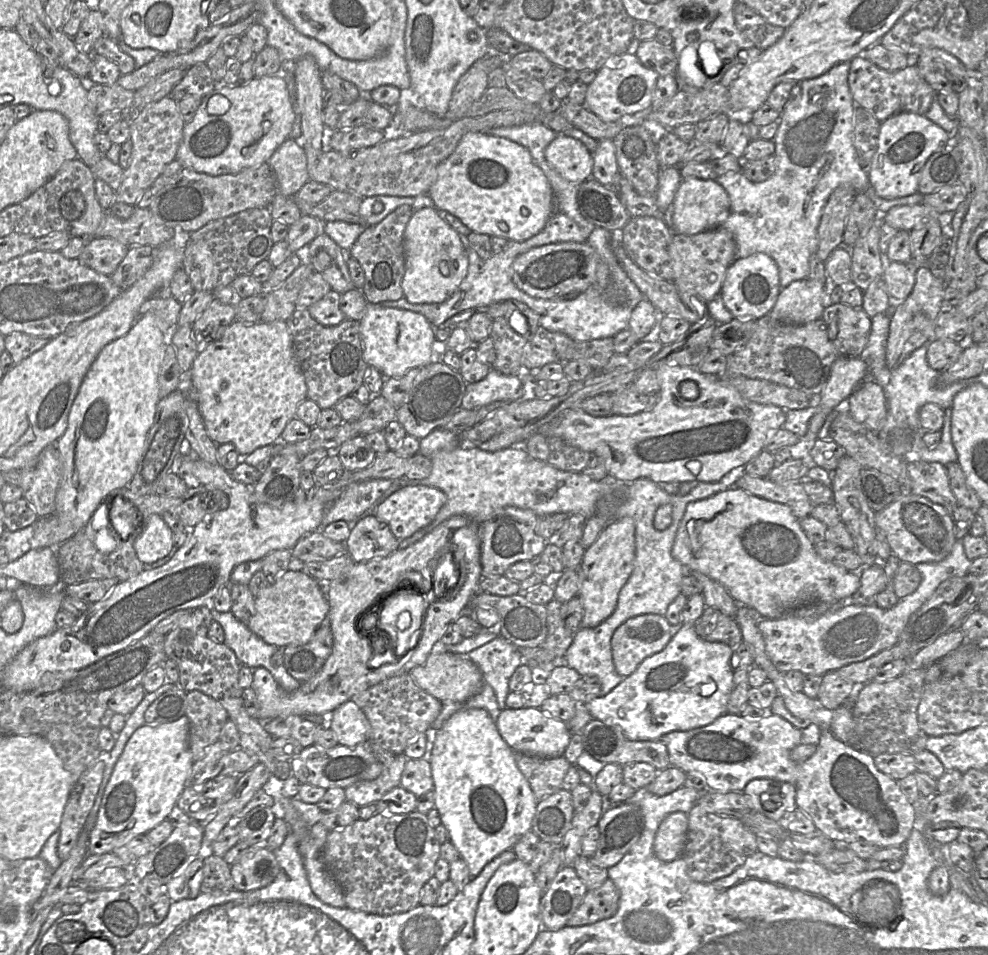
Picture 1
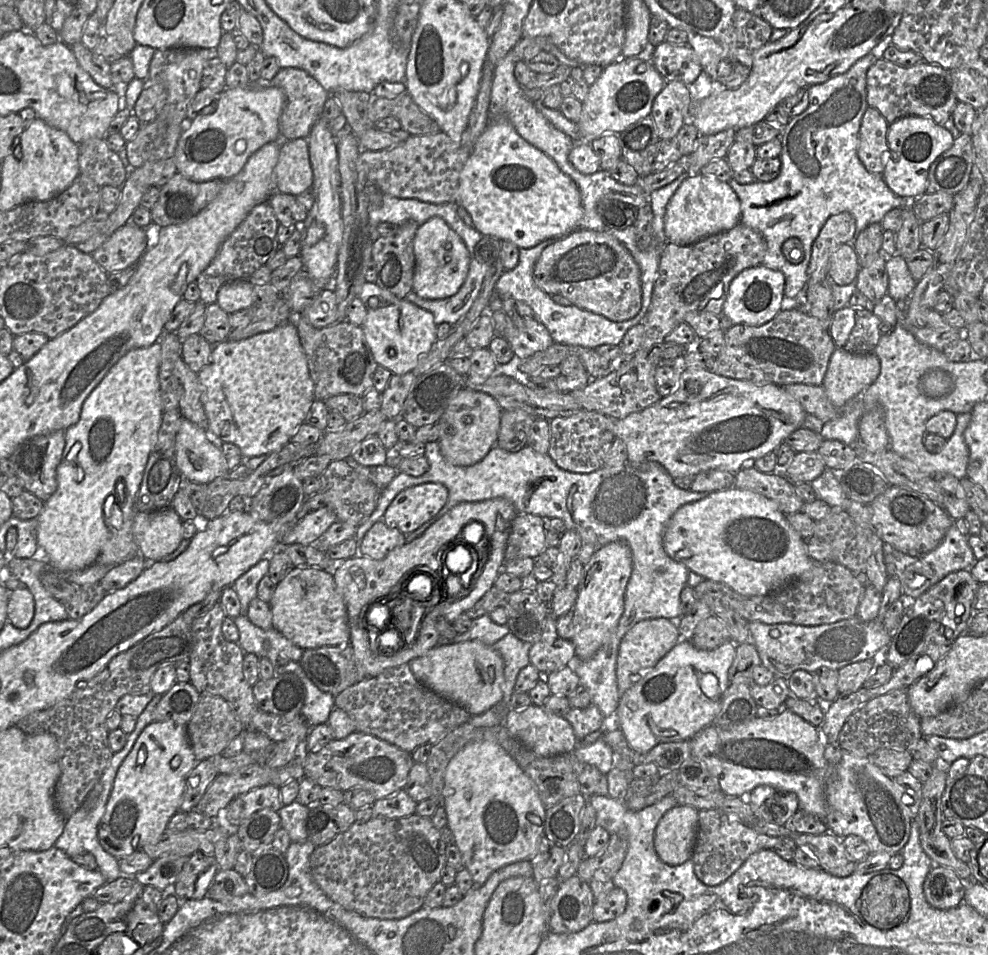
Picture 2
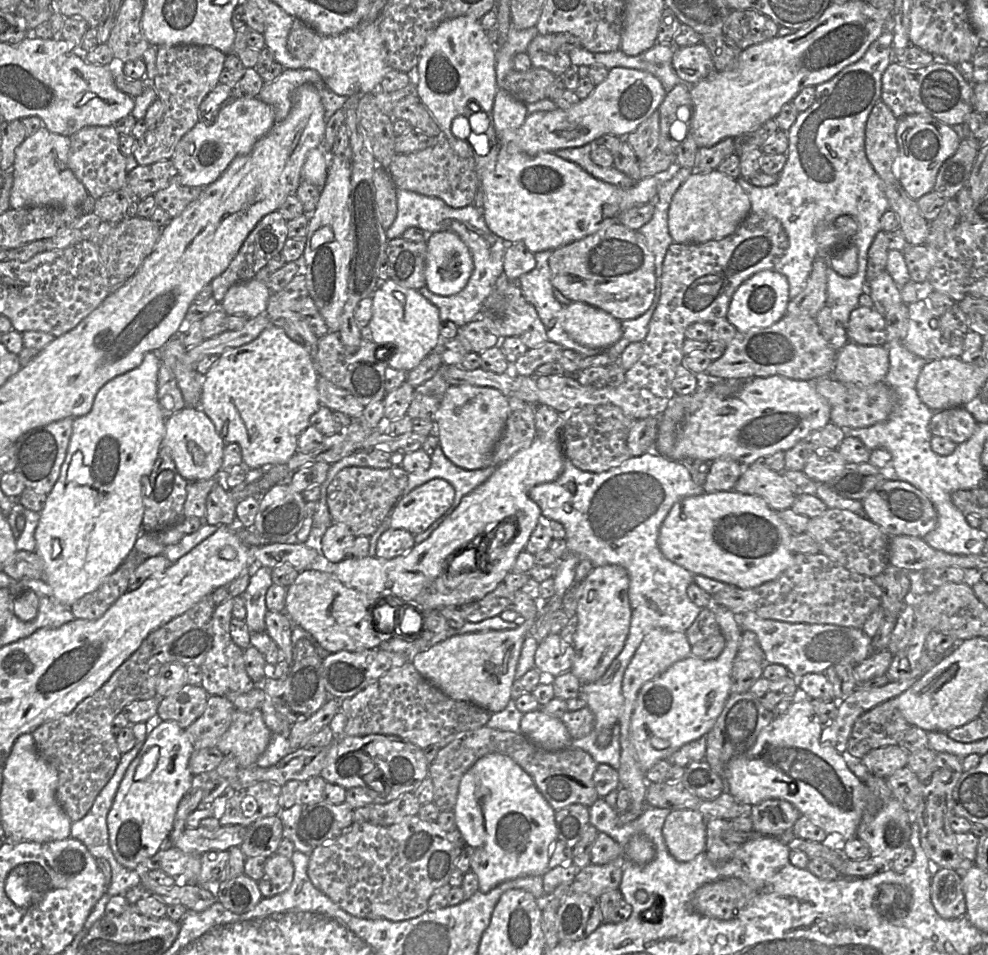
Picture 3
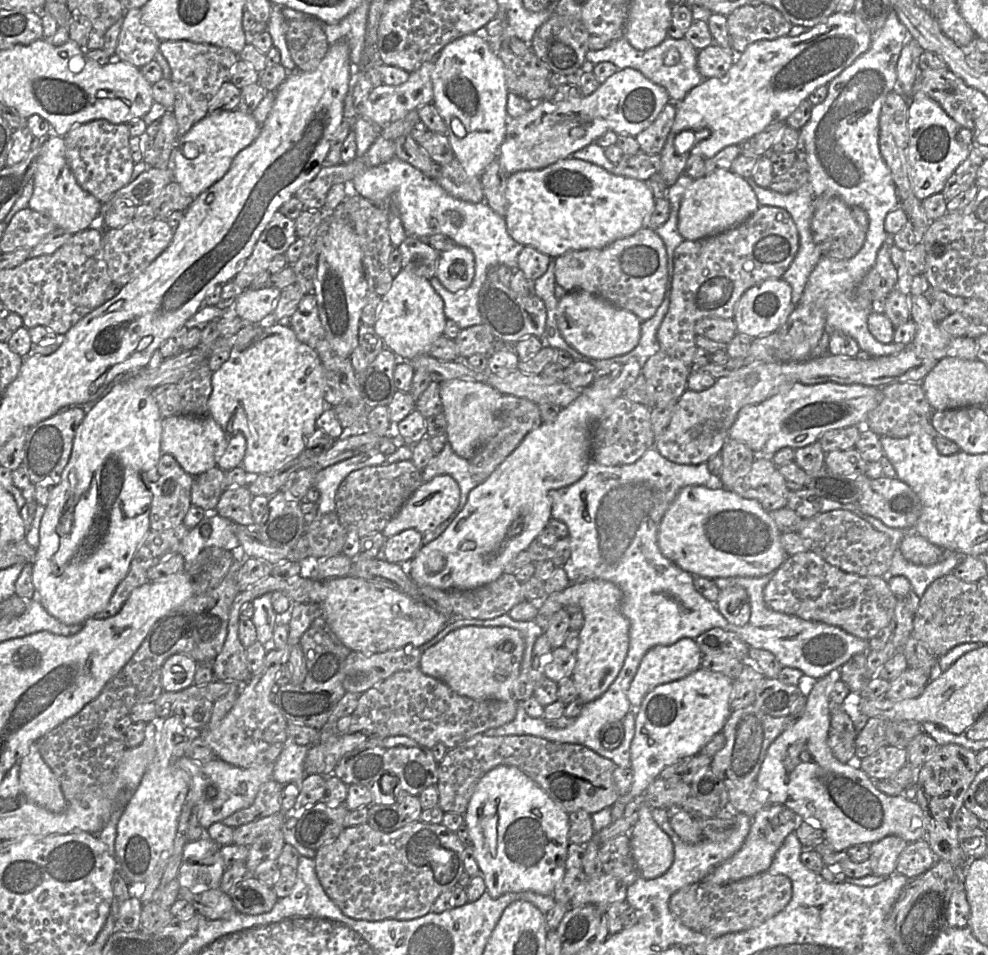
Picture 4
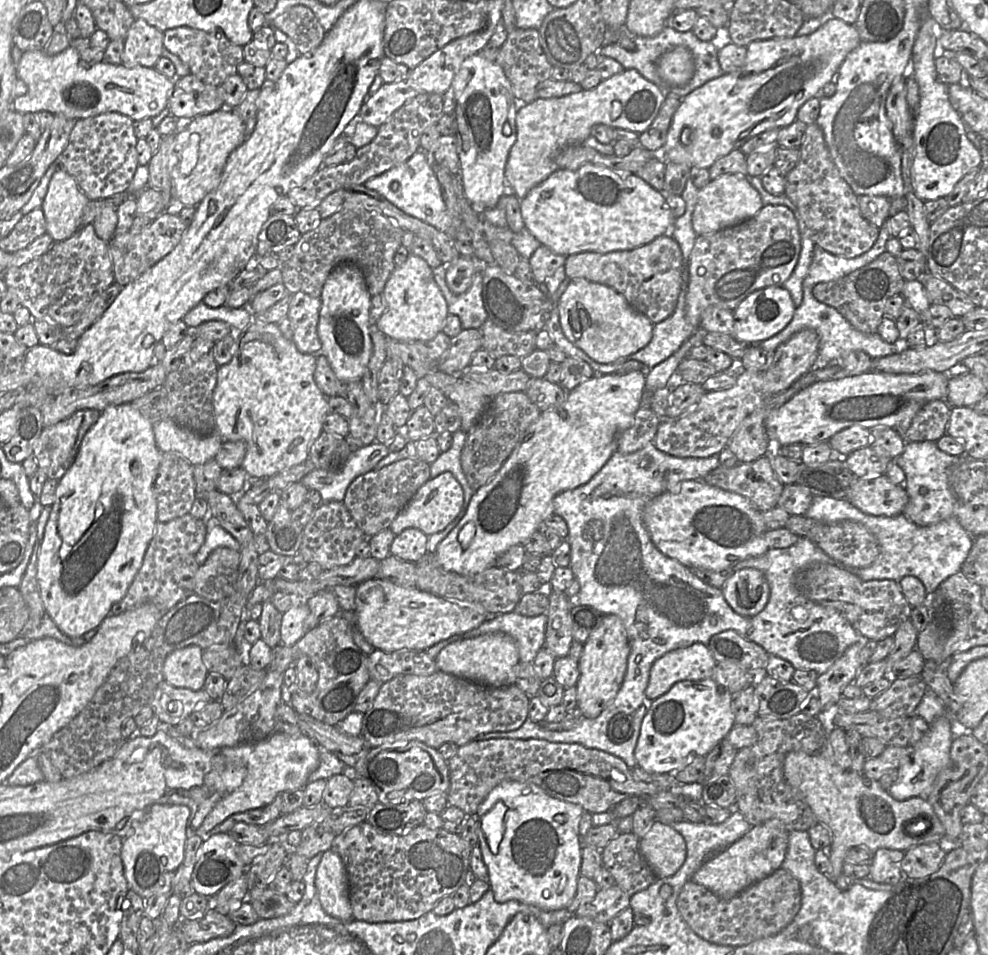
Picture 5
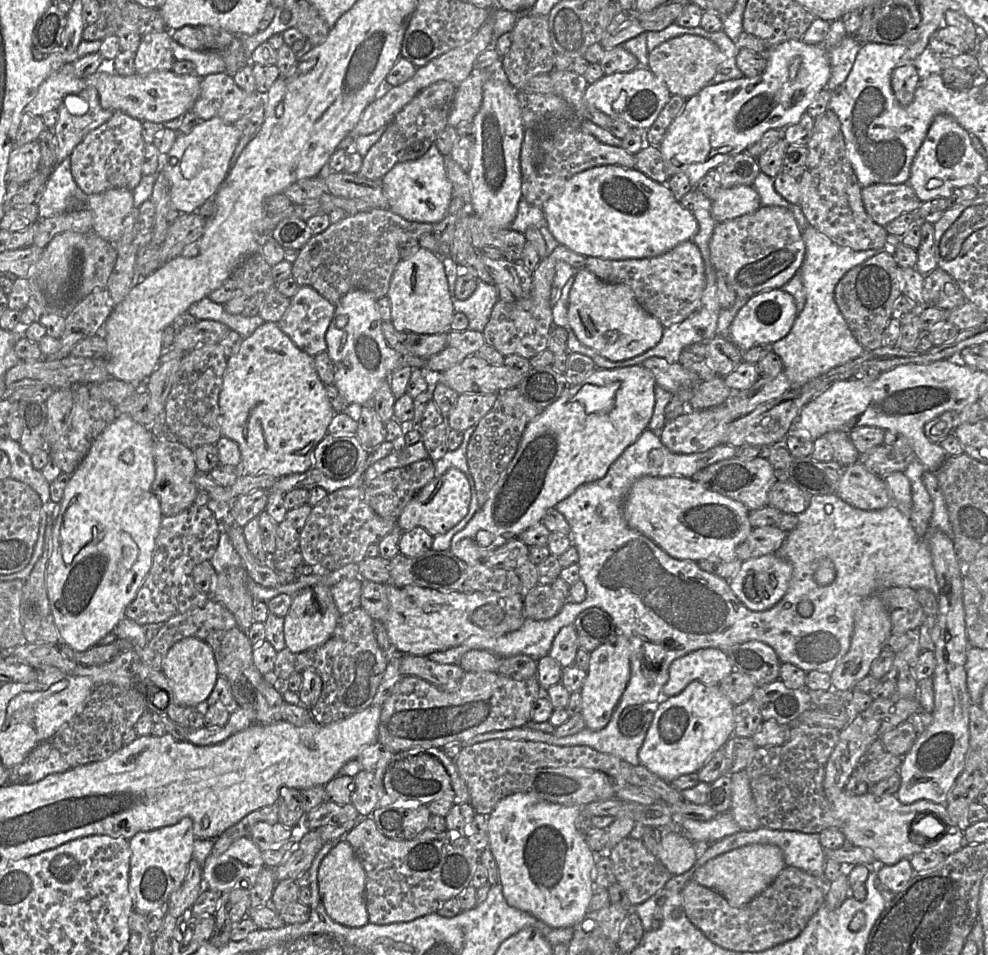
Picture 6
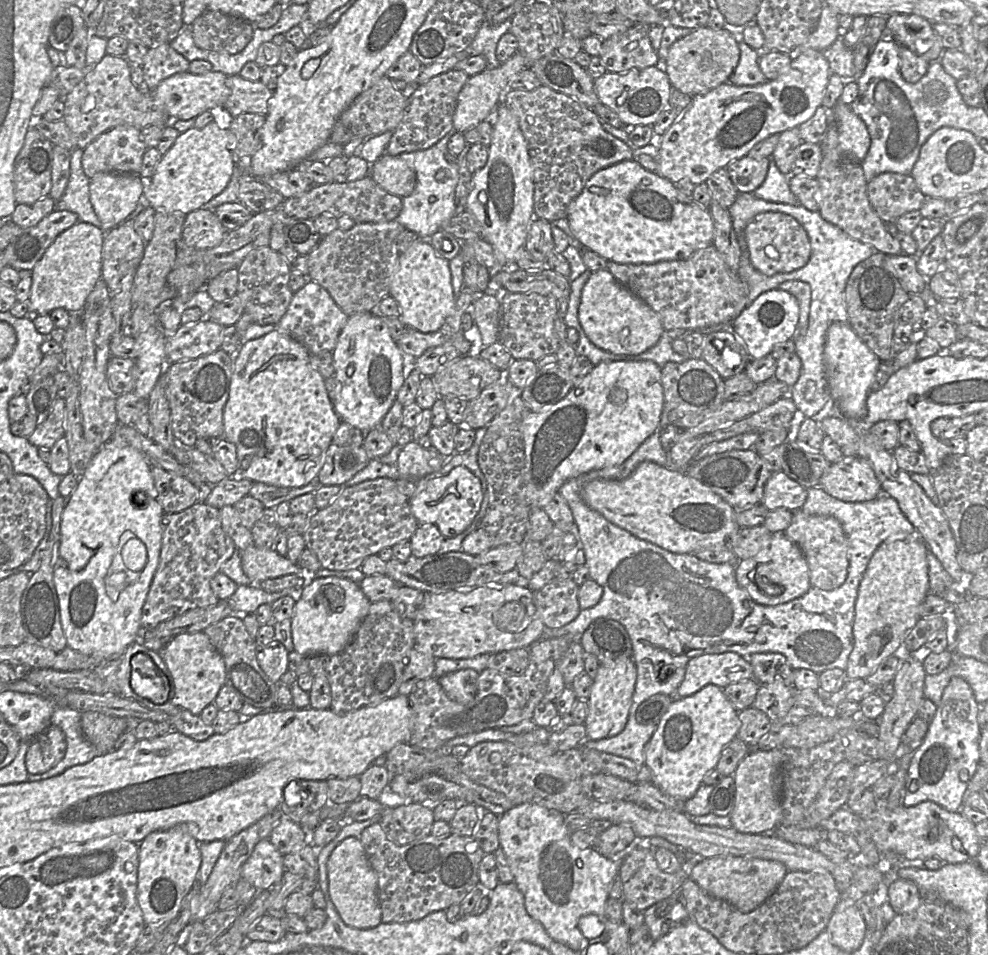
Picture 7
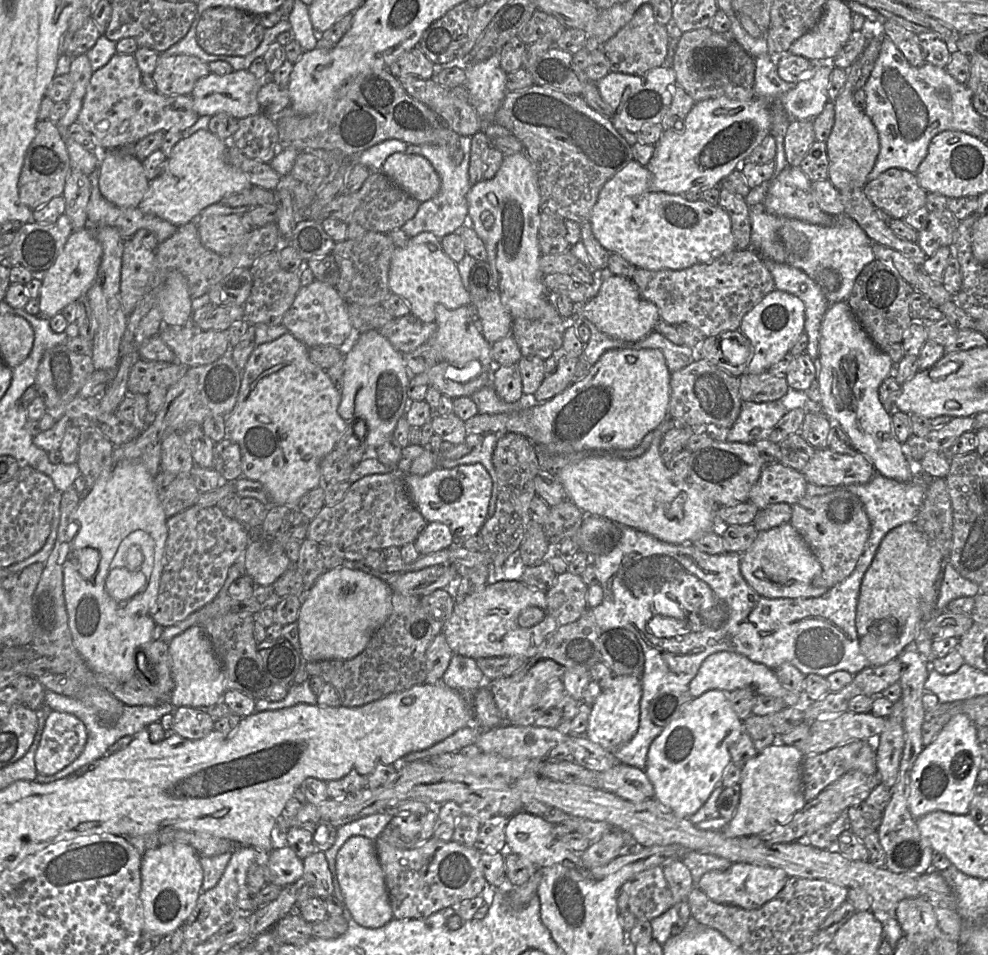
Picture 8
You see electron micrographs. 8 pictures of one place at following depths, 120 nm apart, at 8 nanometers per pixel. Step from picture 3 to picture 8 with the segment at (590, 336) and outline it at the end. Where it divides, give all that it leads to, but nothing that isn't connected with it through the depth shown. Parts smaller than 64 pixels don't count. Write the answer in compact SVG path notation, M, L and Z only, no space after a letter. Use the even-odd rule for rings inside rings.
M610 275L603 280L597 294L584 305L582 316L602 333L624 341L645 338L660 318L657 306L642 296L631 279L621 275Z

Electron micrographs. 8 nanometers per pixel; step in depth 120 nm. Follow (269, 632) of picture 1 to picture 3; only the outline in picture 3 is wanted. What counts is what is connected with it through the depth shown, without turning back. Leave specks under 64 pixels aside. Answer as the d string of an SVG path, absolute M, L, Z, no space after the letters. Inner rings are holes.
M304 569L299 572L294 583L287 588L284 612L295 626L308 632L319 648L326 653L376 649L384 641L395 637L395 632L407 633L407 631L413 630L412 633L415 633L415 629L419 627L419 622L421 630L423 629L422 616L417 609L410 604L396 602L393 605L387 603L392 608L387 614L390 621L387 626L393 631L379 631L373 617L373 610L379 601L382 600L369 598L366 594L344 585L332 573ZM409 610L413 610L414 614L408 620L408 628L403 630L403 619ZM400 613L402 613L402 618L399 620Z

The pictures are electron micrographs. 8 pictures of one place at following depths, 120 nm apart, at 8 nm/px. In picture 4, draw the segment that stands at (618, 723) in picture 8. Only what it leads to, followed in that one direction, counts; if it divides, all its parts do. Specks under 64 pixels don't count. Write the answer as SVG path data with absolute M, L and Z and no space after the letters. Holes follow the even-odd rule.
M589 579L578 584L569 584L564 590L545 596L539 603L535 622L544 630L550 618L560 609L570 605L581 607L584 625L579 631L579 646L576 651L576 665L572 680L584 703L603 695L623 667L629 648L629 621L621 611L622 590L614 583Z

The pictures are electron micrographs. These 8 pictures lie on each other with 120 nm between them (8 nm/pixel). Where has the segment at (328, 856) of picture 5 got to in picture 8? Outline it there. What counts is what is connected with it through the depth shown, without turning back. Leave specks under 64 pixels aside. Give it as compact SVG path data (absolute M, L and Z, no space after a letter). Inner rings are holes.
M360 835L350 837L339 849L335 862L336 879L343 895L343 905L354 921L365 928L382 927L394 918L374 841Z

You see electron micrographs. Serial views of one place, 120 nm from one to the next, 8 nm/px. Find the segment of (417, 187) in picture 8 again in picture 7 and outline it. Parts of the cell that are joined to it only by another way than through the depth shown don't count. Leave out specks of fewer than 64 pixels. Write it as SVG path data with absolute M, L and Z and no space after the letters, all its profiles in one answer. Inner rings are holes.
M385 153L370 165L370 176L381 188L399 197L410 195L416 184L415 171L400 157Z

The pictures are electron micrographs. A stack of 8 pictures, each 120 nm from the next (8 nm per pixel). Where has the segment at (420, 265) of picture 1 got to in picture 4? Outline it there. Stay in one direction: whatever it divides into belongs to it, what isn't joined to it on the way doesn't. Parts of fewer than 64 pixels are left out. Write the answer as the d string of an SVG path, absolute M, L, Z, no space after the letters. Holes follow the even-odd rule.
M460 245L440 252L436 277L450 292L466 291L475 275L472 252Z

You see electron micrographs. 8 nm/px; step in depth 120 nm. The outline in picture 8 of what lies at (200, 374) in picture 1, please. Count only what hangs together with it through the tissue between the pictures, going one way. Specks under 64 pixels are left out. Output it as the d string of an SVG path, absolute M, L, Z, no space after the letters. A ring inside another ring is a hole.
M289 332L283 334L274 341L257 345L251 352L245 367L241 373L241 385L237 397L237 401L233 409L224 415L226 438L232 440L240 447L241 451L241 469L242 476L250 480L256 480L262 483L269 491L274 506L296 506L300 498L310 490L322 485L321 462L327 454L334 448L341 435L345 431L348 422L344 420L339 412L338 407L341 401L340 390L332 383L327 375L326 370L316 365L309 356L309 348L296 339Z

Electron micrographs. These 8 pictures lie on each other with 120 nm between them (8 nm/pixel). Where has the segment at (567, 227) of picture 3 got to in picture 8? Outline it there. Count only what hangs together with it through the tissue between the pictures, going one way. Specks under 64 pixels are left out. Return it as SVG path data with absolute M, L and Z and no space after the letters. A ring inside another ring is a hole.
M635 160L605 183L592 210L590 224L595 238L606 250L620 255L637 268L647 270L682 270L695 264L710 263L736 250L731 220L722 207L703 200L689 201L679 194L655 192L650 185L650 171Z

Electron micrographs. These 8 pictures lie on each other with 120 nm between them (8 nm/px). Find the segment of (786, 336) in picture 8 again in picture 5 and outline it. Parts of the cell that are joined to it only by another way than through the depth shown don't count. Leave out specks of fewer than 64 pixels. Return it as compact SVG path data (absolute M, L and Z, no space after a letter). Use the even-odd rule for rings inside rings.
M782 286L757 290L742 300L733 311L734 338L745 344L759 344L781 332L792 320L796 307Z

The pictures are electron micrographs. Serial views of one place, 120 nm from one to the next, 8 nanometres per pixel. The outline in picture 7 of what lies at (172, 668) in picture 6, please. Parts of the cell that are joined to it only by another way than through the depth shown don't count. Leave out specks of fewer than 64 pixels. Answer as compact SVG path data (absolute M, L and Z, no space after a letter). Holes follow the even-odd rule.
M204 632L184 633L173 637L161 653L175 686L173 705L200 715L205 707L212 704L225 685L225 663Z

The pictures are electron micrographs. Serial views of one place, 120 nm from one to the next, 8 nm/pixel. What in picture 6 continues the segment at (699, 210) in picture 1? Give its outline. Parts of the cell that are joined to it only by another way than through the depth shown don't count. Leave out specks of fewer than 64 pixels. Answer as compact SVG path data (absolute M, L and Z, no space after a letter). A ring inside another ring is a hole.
M752 186L721 187L711 200L711 215L716 223L723 223L753 213L760 207L759 195Z

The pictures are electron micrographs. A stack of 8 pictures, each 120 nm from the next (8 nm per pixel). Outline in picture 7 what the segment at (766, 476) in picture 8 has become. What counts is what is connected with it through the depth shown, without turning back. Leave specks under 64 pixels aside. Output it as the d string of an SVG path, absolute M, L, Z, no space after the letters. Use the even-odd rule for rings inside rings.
M779 471L771 473L765 483L761 504L768 511L784 508L794 512L802 508L806 498L807 489Z

